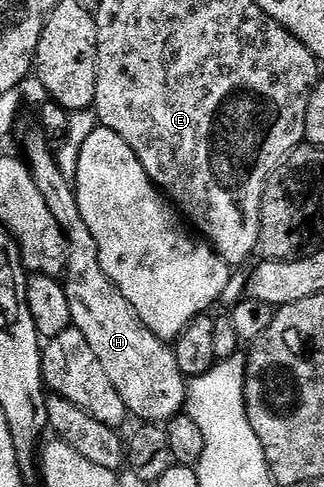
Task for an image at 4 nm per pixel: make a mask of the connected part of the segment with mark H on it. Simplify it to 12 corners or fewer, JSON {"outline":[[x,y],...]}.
{"outline":[[43,134],[26,164],[68,239],[72,326],[148,425],[185,410],[175,350],[140,320]]}

